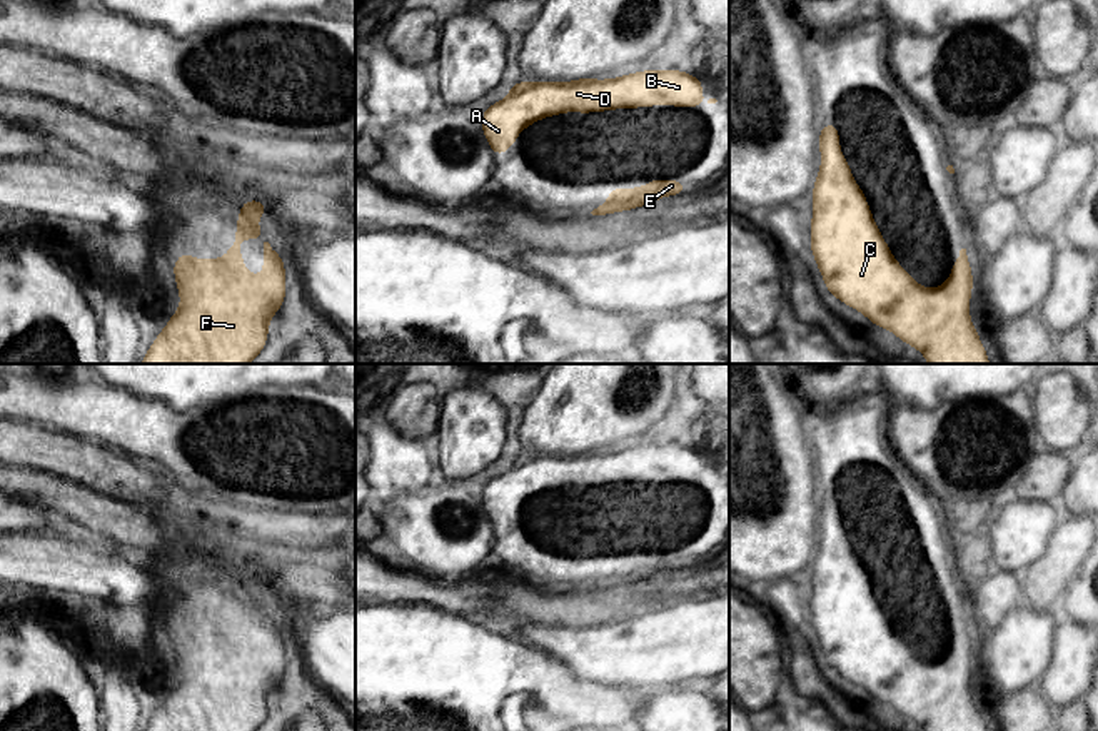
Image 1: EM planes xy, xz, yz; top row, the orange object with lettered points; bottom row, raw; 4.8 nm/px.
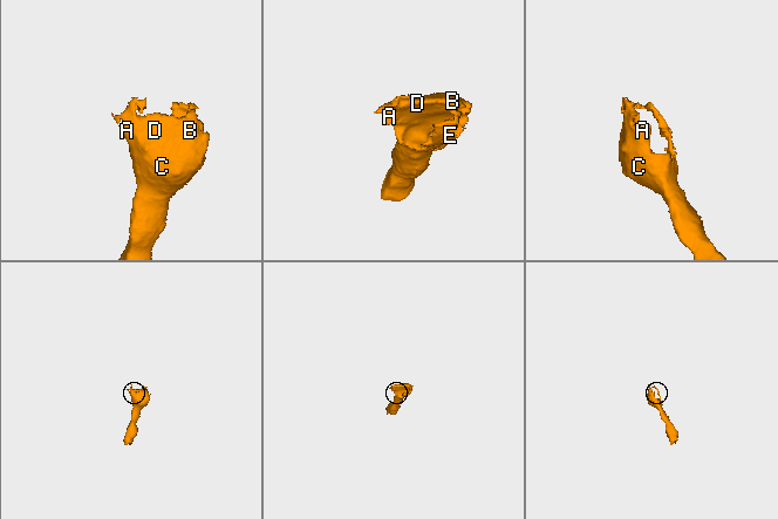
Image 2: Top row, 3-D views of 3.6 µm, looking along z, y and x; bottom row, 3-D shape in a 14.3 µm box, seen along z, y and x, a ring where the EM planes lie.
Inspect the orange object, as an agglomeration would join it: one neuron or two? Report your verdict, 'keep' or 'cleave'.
keep

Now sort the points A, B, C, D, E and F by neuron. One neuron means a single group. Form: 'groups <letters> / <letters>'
groups A B C D E F

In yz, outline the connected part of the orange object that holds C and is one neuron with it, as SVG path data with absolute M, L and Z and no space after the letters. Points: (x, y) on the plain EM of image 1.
M834 496L819 504L823 537L813 562L811 624L826 664L863 686L874 699L891 704L924 731L988 731L970 694L973 648L966 623L953 636L949 653L939 663L926 663L894 634L879 607L863 564L856 559L846 531L839 526Z

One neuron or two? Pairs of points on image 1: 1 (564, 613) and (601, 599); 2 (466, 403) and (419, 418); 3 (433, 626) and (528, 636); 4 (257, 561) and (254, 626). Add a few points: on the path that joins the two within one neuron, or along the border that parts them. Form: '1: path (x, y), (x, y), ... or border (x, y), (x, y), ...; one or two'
1: path (573, 611), (593, 608); one
2: border (441, 399), (439, 423), (434, 431); two
3: border (513, 635), (549, 653); two
4: border (247, 573), (261, 574); two

